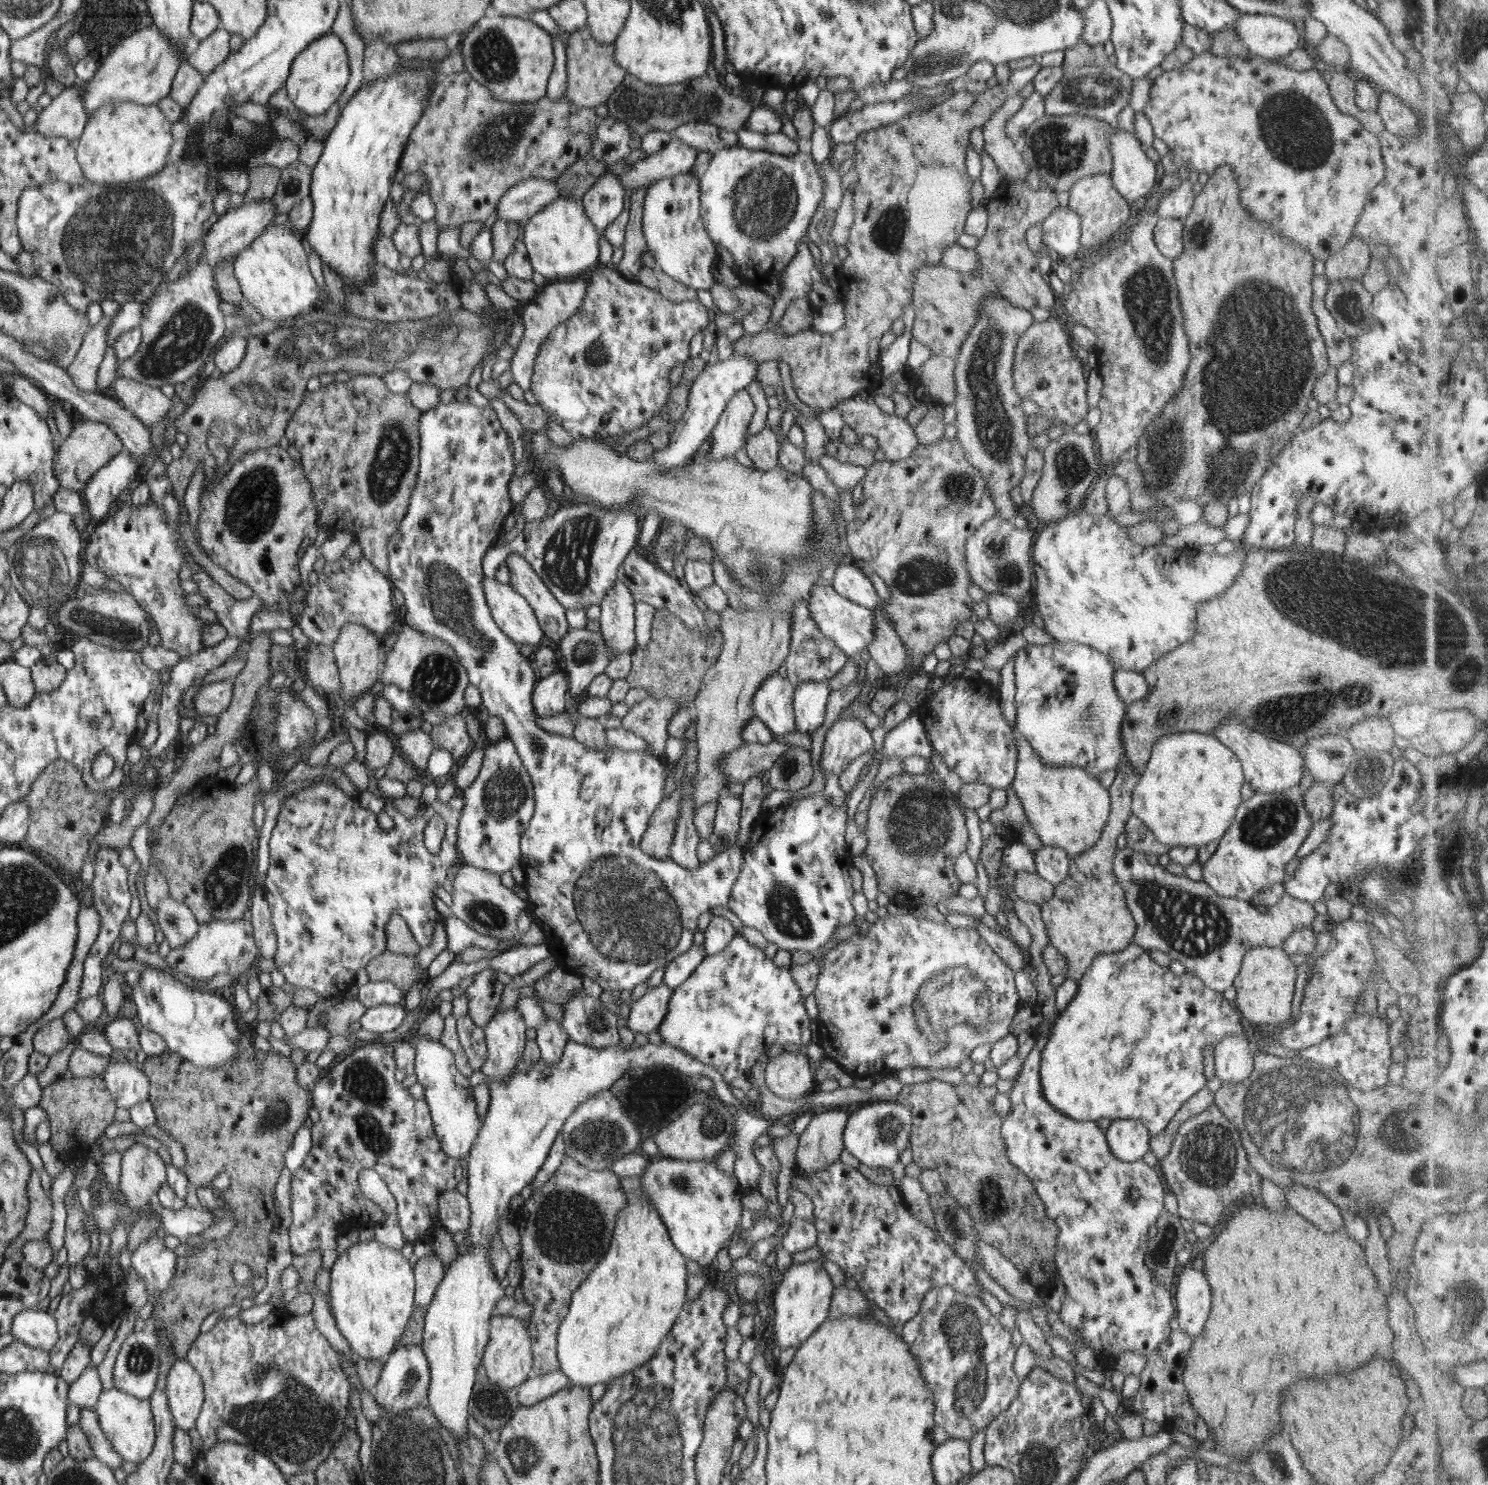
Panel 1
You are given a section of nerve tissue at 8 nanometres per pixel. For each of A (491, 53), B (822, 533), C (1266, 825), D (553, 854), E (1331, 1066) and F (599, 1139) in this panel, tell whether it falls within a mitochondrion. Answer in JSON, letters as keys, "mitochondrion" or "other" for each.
{"A":"mitochondrion","B":"mitochondrion","C":"mitochondrion","D":"other","E":"mitochondrion","F":"mitochondrion"}

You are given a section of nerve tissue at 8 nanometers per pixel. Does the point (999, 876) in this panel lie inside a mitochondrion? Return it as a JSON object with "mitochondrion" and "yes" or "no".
{"mitochondrion":"no"}

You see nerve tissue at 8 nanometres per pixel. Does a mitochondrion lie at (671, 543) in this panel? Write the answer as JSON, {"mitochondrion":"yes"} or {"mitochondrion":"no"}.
{"mitochondrion":"yes"}

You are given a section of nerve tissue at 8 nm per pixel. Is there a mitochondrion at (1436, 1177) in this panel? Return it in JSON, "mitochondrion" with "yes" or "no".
{"mitochondrion":"yes"}

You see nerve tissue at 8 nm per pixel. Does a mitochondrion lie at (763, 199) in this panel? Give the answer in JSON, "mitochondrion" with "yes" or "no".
{"mitochondrion":"yes"}

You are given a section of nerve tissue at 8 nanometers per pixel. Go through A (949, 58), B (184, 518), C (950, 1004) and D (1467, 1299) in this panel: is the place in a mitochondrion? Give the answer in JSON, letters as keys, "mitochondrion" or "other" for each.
{"A":"mitochondrion","B":"other","C":"mitochondrion","D":"mitochondrion"}

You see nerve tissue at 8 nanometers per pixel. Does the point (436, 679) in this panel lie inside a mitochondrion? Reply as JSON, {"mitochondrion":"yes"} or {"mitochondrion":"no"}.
{"mitochondrion":"yes"}

